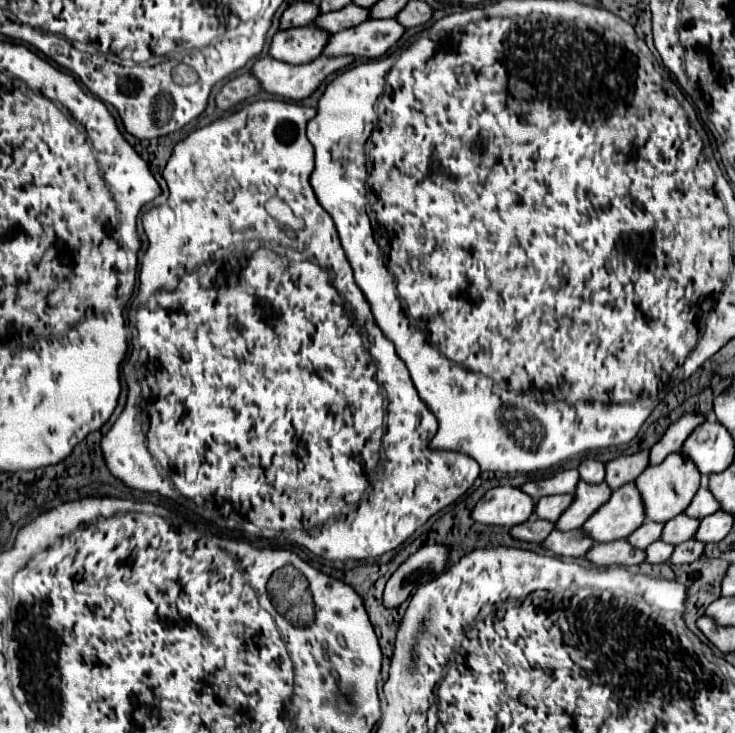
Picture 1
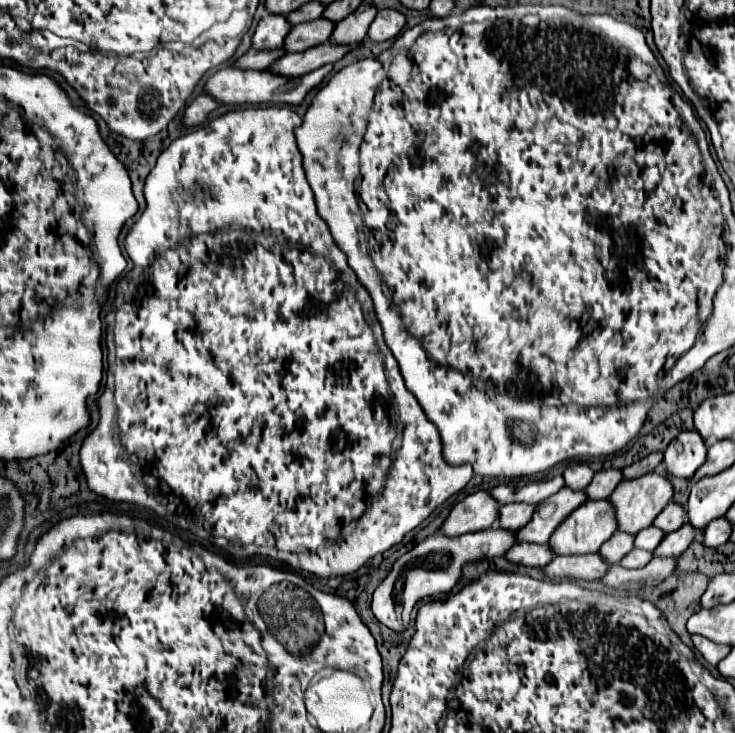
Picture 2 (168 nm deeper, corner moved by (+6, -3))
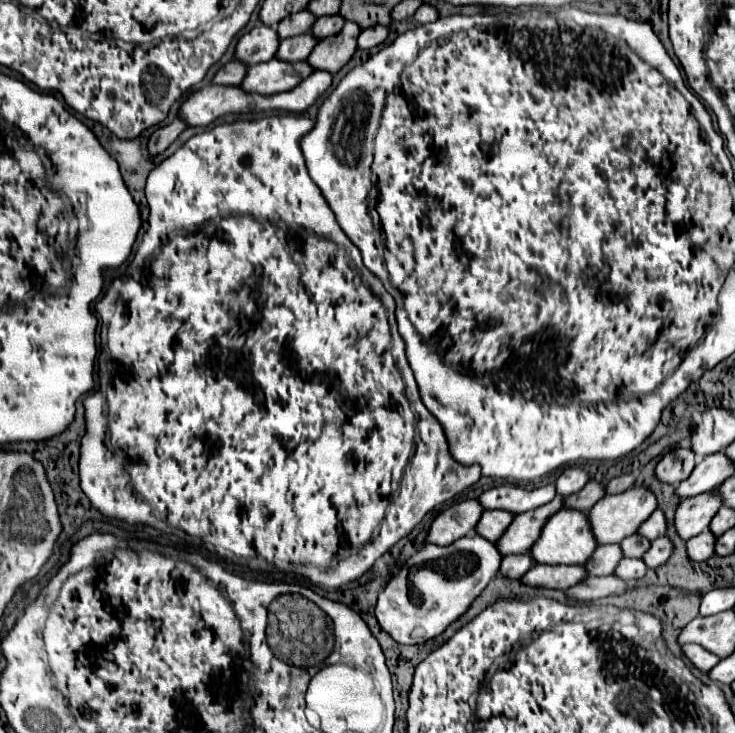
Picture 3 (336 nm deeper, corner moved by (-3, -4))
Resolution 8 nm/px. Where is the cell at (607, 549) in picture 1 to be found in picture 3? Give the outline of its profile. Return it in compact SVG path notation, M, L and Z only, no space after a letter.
M532 565L528 575L522 575L522 583L530 587L546 589L568 589L586 579L582 565Z

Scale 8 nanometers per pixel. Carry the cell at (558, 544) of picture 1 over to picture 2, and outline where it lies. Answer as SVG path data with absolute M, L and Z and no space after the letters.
M519 542L515 544L507 554L505 554L511 562L523 564L523 566L547 566L555 552L551 550L549 544L531 544L531 542Z

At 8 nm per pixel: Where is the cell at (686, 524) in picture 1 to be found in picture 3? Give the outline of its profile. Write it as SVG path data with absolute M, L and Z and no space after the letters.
M630 535L628 539L622 539L620 549L624 557L640 557L650 547L650 541L640 535Z

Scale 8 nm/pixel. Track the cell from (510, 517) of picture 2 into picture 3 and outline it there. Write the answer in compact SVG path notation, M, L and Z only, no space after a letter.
M498 509L484 511L484 515L480 517L480 523L476 525L476 533L484 535L484 539L494 543L506 531L506 527L508 527L508 523L512 523L512 519L514 519L514 515L508 511L498 511Z

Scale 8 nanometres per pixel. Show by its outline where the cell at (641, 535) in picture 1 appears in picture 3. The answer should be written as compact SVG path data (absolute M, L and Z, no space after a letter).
M600 545L594 551L592 559L588 559L588 563L584 563L584 567L588 571L588 577L612 575L620 557L622 557L622 553L620 553L618 545Z

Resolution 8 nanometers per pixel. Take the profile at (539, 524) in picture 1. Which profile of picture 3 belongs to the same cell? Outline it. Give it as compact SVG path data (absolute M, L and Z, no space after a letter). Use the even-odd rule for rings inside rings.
M472 533L446 547L424 545L416 555L412 555L400 573L392 577L386 589L378 595L376 619L380 627L402 645L418 645L432 637L438 637L450 623L454 623L472 601L482 593L482 589L498 575L502 555L496 545ZM404 595L416 597L416 601L402 601Z

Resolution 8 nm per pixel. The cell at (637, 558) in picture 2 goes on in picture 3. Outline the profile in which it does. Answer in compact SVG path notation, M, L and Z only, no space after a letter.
M620 559L614 575L622 581L632 581L634 583L634 581L642 579L646 575L646 571L648 571L648 567L644 565L642 559Z

